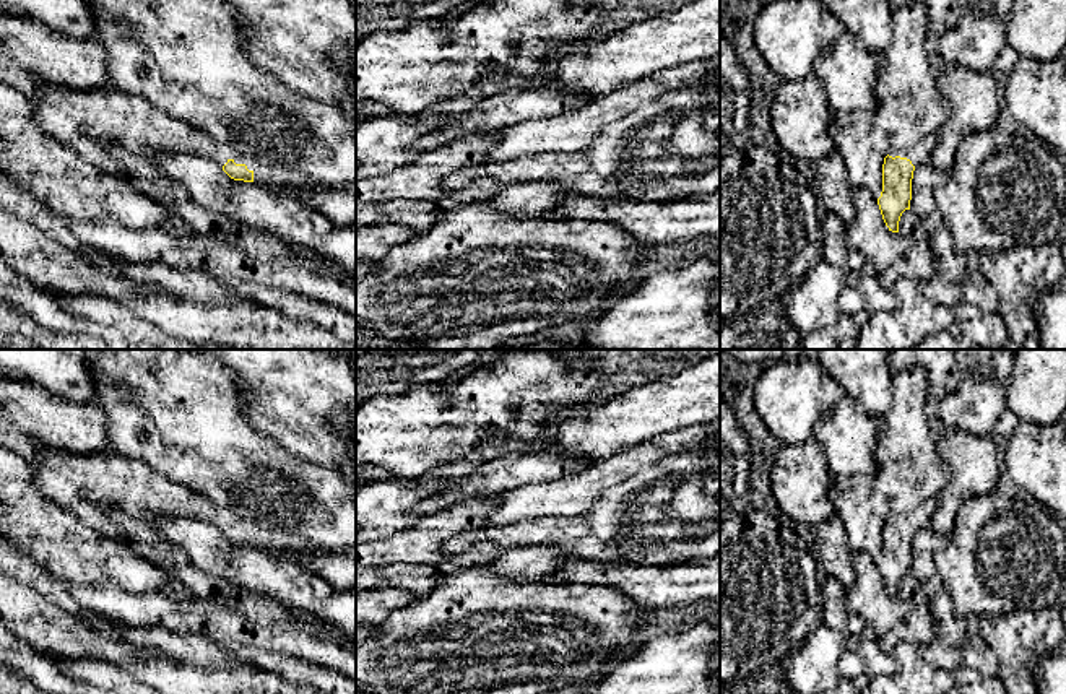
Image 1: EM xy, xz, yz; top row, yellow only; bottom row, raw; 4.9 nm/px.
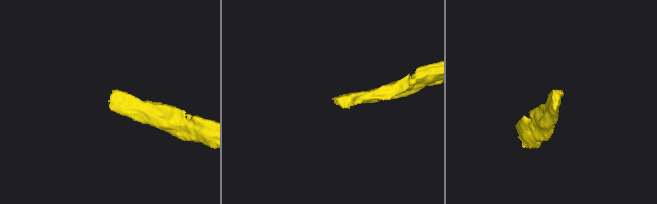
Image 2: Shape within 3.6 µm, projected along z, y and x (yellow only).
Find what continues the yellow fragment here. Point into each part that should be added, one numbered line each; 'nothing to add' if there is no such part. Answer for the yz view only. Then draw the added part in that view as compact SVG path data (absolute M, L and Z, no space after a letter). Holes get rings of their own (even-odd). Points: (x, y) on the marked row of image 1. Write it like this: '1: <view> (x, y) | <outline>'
1: yz (918, 153) | M926 135L912 146L905 150L890 151L889 156L895 158L907 158L912 161L912 164L916 167L918 164L923 164L930 159L930 154L938 141L938 135Z

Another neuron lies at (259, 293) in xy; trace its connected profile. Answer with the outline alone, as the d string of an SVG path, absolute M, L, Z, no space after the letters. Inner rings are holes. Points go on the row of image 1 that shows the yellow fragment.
M226 283L234 293L280 309L291 319L302 319L332 330L343 341L356 346L356 314L340 306L291 291L271 289L252 283Z

